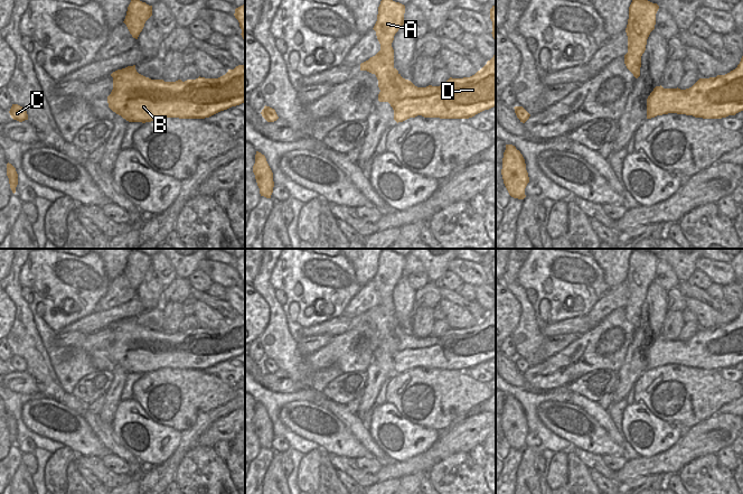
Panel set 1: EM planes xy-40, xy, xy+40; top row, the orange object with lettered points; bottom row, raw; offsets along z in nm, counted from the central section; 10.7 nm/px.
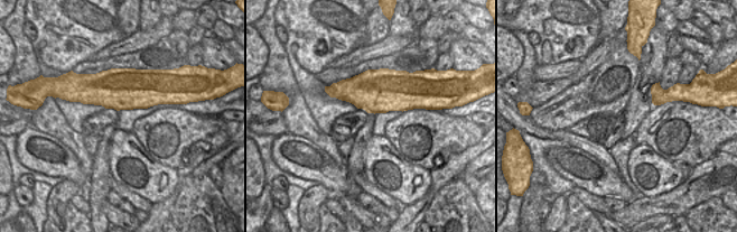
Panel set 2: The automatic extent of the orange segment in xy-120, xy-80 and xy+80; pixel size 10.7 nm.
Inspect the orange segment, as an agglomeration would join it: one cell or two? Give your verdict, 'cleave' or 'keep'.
keep

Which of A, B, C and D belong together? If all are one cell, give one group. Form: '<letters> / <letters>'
A B C D

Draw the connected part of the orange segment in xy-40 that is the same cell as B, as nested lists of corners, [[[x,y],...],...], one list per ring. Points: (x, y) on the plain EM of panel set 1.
[[[135,316],[111,325],[113,341],[109,358],[129,373],[151,373],[159,369],[205,370],[245,353],[245,316],[238,316],[218,329],[198,328],[182,333],[151,330],[139,325]]]

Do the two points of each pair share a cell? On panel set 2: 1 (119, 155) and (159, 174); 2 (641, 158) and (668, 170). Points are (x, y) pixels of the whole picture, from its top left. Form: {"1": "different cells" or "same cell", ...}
{"1": "same cell", "2": "same cell"}

